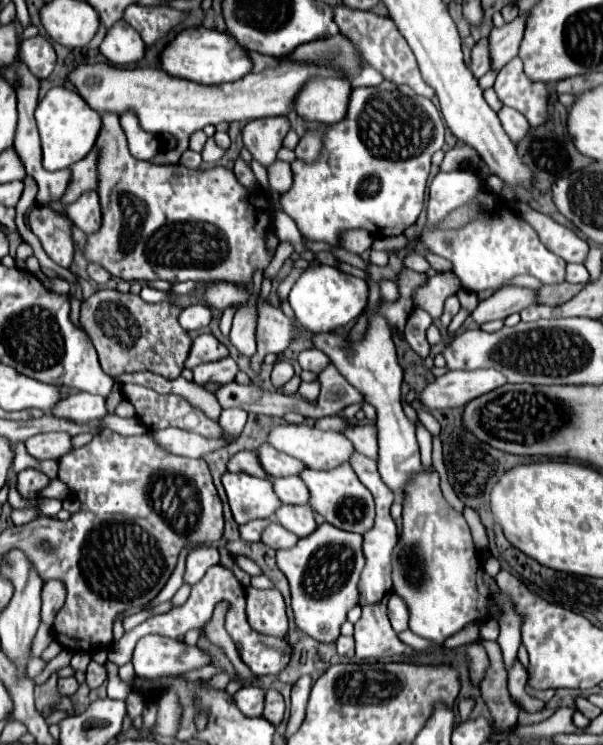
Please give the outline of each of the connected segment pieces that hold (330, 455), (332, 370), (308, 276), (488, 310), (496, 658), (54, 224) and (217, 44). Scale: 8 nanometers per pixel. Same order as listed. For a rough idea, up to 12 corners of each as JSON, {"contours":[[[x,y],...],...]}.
{"contours":[[[276,425],[274,449],[310,469],[334,469],[354,445],[338,431]],[[332,363],[318,375],[316,417],[362,401]],[[308,267],[288,295],[298,323],[334,331],[364,311],[368,285]],[[502,287],[480,301],[476,325],[506,319],[534,305],[536,291]],[[482,641],[490,665],[482,697],[500,729],[516,725],[518,707],[496,641]],[[48,207],[28,211],[46,255],[70,267],[70,219]],[[184,29],[162,69],[202,85],[252,71],[248,51],[216,29]]]}

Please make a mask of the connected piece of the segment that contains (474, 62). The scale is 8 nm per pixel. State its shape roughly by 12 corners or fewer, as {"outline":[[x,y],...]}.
{"outline":[[480,39],[470,55],[476,79],[490,71],[488,41]]}

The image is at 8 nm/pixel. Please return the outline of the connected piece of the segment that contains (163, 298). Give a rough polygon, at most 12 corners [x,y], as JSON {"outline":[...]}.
{"outline":[[142,287],[140,297],[146,303],[172,303],[168,293]]}

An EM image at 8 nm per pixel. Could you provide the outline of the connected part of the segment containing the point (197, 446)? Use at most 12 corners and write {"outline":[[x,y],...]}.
{"outline":[[184,429],[152,433],[168,451],[202,457],[226,445]]}

